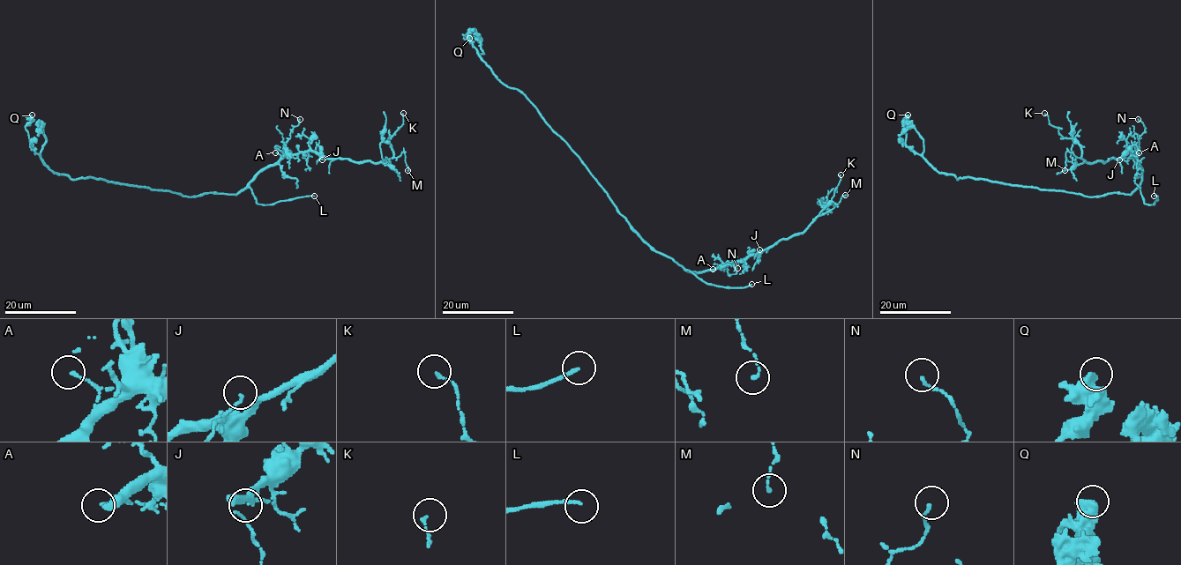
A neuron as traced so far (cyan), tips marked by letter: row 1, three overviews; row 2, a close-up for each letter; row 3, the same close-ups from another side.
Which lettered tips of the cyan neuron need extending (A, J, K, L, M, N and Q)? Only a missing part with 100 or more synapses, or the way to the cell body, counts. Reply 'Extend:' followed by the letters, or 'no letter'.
Extend: L

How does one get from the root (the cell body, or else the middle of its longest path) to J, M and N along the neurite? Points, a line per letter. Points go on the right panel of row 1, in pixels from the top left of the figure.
J: (1103, 194), (1130, 194), (1141, 180), (1139, 162), (1130, 152), (1126, 151), (1124, 158), (1119, 159)
M: (1103, 194), (1130, 194), (1139, 185), (1141, 168), (1130, 152), (1119, 158), (1094, 162), (1066, 152), (1065, 170)
N: (1103, 194), (1130, 194), (1141, 180), (1140, 164), (1134, 152), (1145, 128), (1138, 119)

